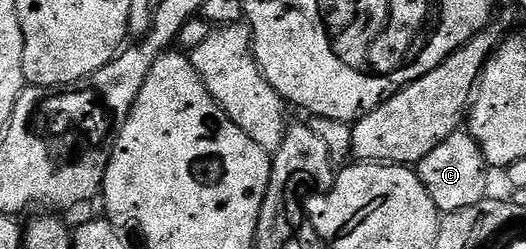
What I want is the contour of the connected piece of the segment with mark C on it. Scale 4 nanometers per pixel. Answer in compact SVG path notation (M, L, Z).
M467 131L449 133L418 161L420 182L426 187L430 199L434 199L441 214L470 207L485 196L484 169L486 170L486 162L480 145Z

